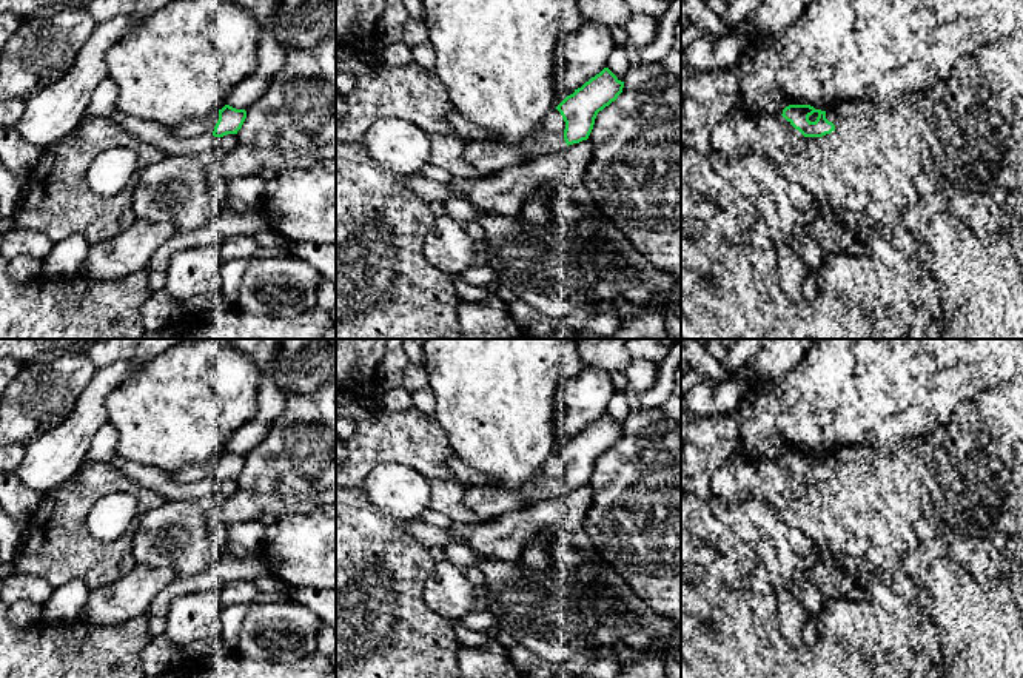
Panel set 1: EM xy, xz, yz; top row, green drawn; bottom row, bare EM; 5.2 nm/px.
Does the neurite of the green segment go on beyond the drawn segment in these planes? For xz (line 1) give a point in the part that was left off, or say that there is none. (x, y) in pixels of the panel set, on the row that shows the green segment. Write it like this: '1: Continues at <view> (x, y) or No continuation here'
1: Continues at xz (489, 159)

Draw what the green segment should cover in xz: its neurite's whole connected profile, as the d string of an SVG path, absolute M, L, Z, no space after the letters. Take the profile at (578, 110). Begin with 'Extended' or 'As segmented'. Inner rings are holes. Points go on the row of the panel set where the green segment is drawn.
Extended. M609 68L567 96L547 117L542 129L521 145L465 140L464 160L481 177L495 176L510 166L562 151L587 140L599 111L622 92L621 82Z

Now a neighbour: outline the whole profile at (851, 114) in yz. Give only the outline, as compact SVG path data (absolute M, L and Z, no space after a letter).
M844 99L829 111L835 114L835 131L841 139L852 139L869 125L875 105L869 100Z

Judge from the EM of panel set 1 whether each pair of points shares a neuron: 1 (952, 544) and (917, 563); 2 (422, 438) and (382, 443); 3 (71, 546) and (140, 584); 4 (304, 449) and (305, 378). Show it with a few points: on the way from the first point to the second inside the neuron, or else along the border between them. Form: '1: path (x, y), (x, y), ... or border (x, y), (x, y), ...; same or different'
1: path (943, 546), (934, 547), (926, 553); same
2: path (413, 438), (392, 438); same
3: border (133, 564), (119, 578), (91, 589); different
4: border (319, 384), (310, 392), (290, 393), (287, 396); different

